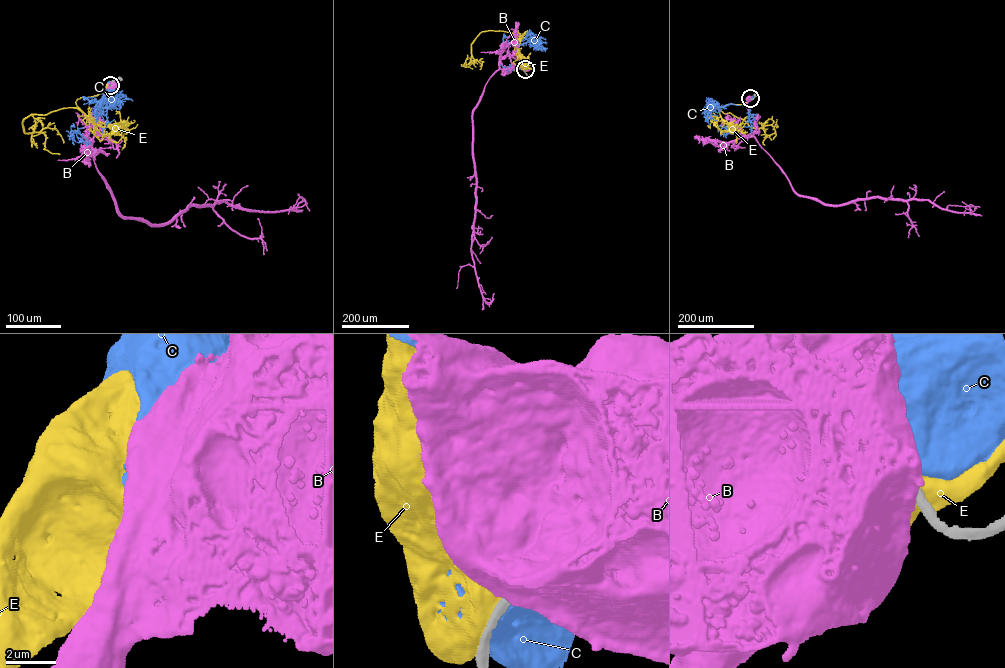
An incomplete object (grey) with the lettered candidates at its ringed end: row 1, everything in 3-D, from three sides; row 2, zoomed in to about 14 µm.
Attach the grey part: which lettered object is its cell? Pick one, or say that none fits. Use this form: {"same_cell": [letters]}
{"same_cell": []}

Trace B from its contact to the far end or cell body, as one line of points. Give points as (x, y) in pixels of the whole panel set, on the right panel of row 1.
B: (750, 98), (746, 105), (756, 126), (754, 137), (798, 194), (839, 205), (880, 197)

